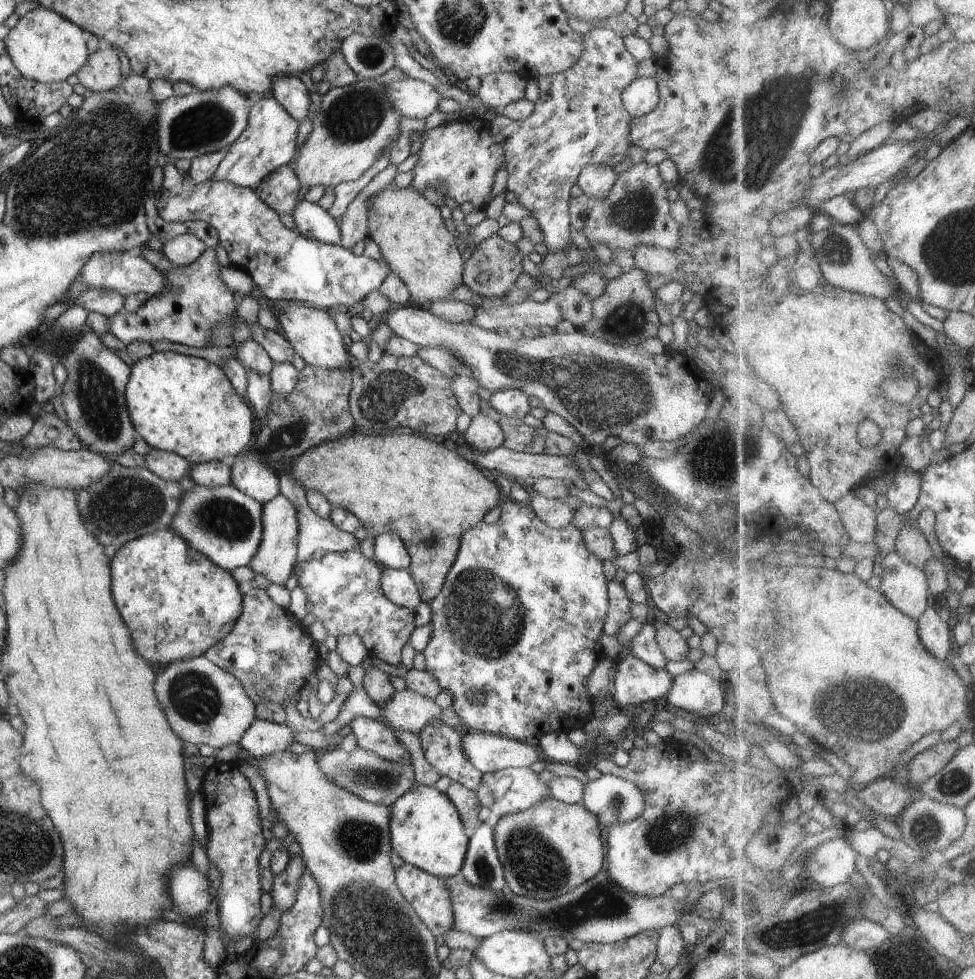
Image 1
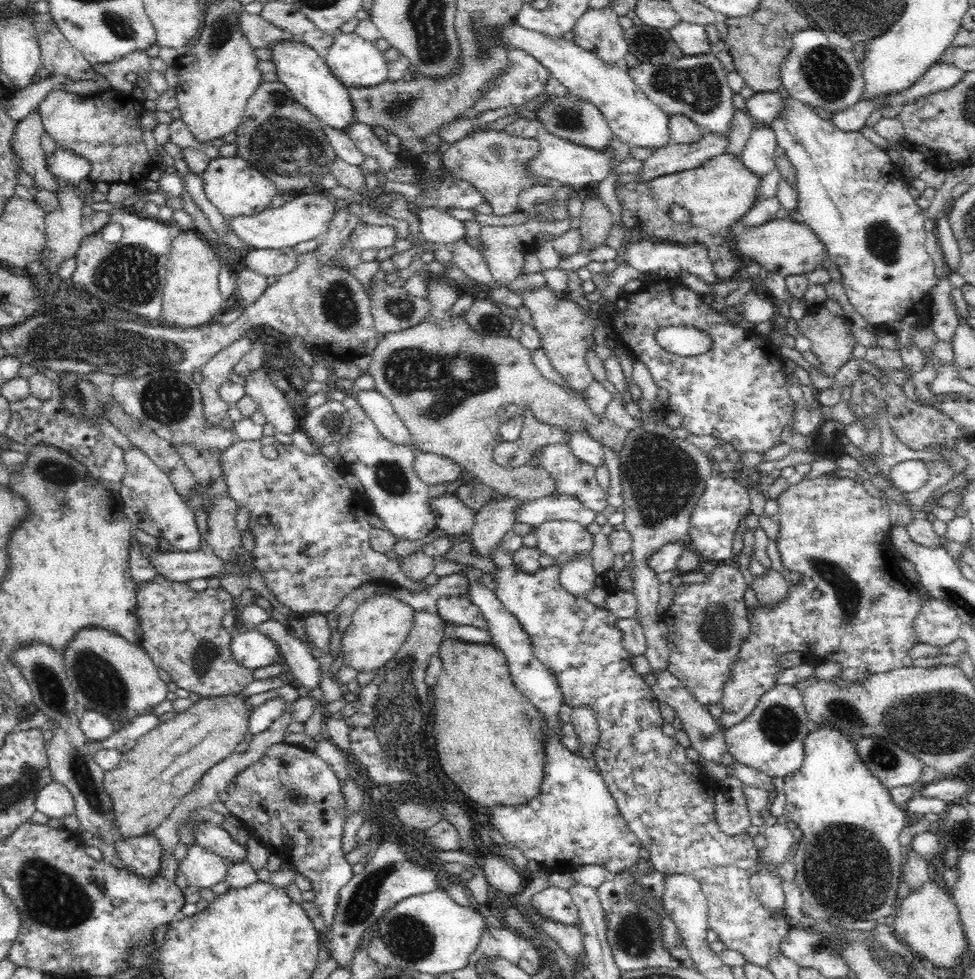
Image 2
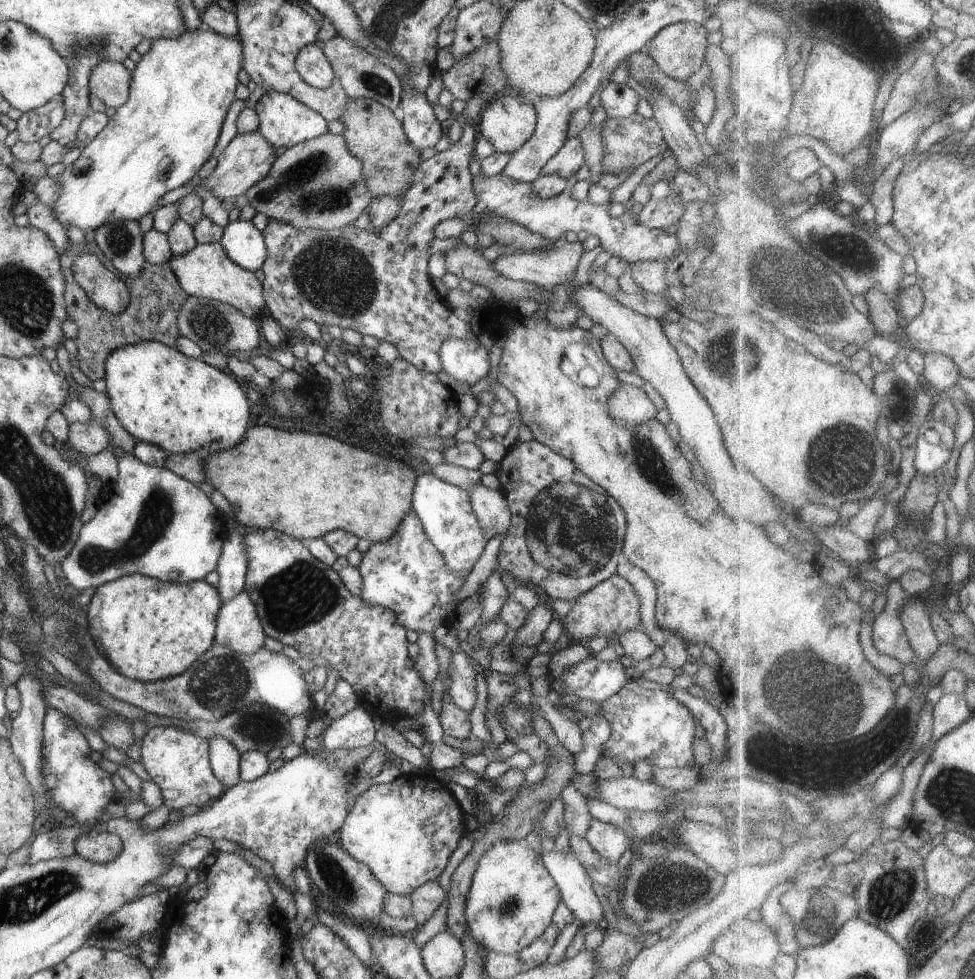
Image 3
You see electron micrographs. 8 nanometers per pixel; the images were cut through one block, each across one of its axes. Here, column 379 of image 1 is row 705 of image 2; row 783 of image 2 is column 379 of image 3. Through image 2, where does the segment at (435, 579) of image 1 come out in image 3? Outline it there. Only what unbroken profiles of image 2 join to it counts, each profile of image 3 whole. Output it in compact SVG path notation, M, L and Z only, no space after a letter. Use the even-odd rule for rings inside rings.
M266 424L262 426L251 425L244 436L244 440L240 440L236 446L229 448L228 450L222 450L212 454L206 454L204 458L204 476L206 476L206 484L208 489L218 490L228 500L232 506L234 514L234 520L237 523L244 526L266 530L274 529L282 534L287 534L296 540L304 540L304 538L317 539L332 530L344 530L357 536L358 538L364 538L364 540L370 540L370 542L384 542L388 540L400 526L400 522L404 520L404 516L411 511L412 508L412 494L414 492L414 482L416 482L417 476L414 470L408 464L404 462L398 462L398 460L392 460L392 458L384 458L384 456L378 456L374 452L366 452L362 448L356 448L356 446L350 446L346 442L340 442L336 438L330 438L330 436L322 436L322 434L313 434L310 432L302 431L286 431L280 430L268 426Z

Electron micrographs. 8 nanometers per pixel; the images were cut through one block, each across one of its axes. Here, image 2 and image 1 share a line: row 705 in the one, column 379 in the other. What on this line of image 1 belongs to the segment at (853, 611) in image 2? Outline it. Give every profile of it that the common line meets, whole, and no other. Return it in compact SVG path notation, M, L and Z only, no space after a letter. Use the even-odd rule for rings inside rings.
M357 717L350 724L352 733L358 741L358 747L390 761L407 761L411 764L411 755L400 744L395 731L385 722L366 717Z

